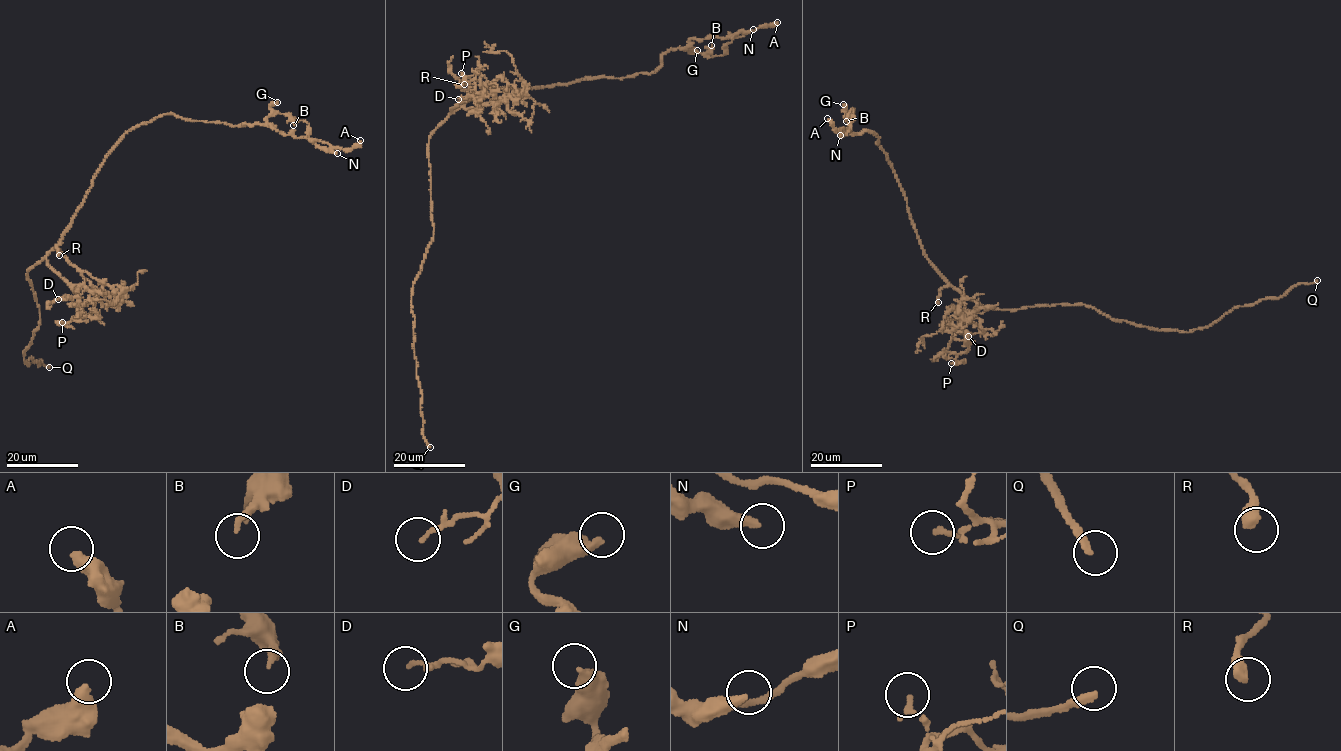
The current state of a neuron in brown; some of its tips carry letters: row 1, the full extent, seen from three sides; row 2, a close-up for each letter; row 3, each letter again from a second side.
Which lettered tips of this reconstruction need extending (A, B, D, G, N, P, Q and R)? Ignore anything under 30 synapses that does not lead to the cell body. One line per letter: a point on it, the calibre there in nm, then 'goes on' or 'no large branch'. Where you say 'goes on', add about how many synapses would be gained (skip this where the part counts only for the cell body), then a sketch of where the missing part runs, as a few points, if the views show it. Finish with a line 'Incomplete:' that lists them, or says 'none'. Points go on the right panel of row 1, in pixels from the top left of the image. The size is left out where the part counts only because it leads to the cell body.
A: place (827, 118); calibre 480 nm; no large branch
B: place (846, 121); calibre 190 nm; no large branch
D: place (968, 336); calibre 90 nm; no large branch
G: place (843, 104); calibre 400 nm; no large branch
N: place (840, 135); calibre 300 nm; no large branch
P: place (951, 363); calibre 160 nm; no large branch
Q: place (1317, 280); calibre 240 nm; goes on
R: place (938, 302); calibre 400 nm; no large branch
Incomplete: Q

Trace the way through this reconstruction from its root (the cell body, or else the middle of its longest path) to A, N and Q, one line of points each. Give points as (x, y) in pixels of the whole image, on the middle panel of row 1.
A: (466, 102), (494, 87), (521, 90), (654, 72), (663, 53), (685, 48), (693, 38), (741, 36), (777, 22)
N: (466, 102), (494, 87), (521, 90), (654, 72), (671, 49), (712, 57), (753, 29)
Q: (466, 102), (449, 115), (429, 139), (433, 239), (411, 295), (417, 378), (421, 389), (423, 437), (430, 447)

